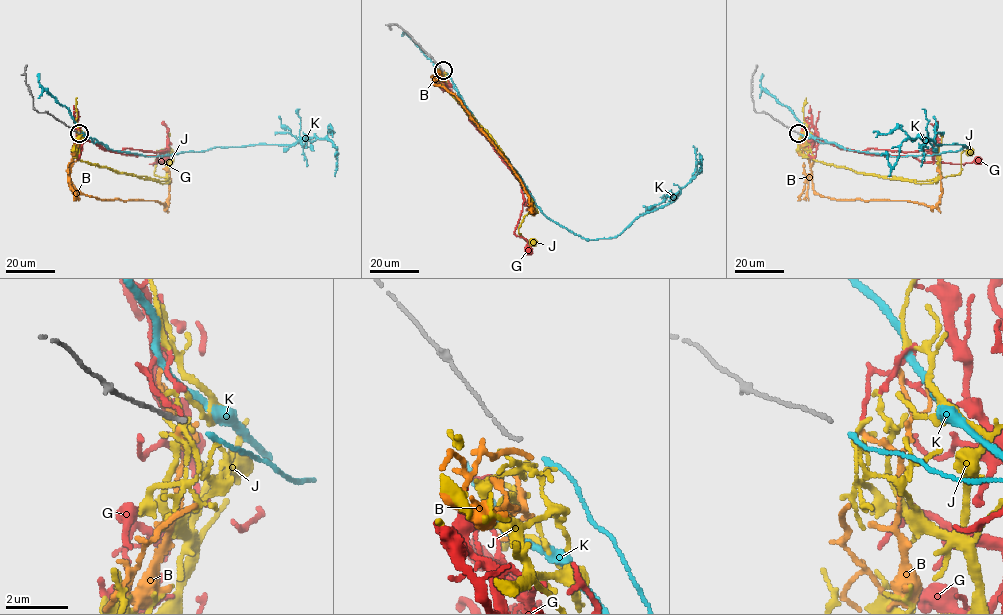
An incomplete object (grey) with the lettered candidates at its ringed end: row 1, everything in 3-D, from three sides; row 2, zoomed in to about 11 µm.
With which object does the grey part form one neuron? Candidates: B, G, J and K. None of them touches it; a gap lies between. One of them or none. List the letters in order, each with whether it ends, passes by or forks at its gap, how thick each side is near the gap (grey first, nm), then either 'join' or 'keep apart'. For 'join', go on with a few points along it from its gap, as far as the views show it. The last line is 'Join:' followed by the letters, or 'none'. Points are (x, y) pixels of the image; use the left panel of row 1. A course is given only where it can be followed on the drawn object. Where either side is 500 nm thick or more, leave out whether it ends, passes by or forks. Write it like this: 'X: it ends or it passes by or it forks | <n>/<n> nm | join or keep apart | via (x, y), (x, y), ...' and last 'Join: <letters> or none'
B: it ends | 100/140 nm | keep apart
G: it ends | 100/110 nm | keep apart
J: it passes by | 100/130 nm | keep apart
K: it ends | 100/140 nm | join | via (80, 133), (108, 149), (147, 157), (215, 147), (291, 144), (310, 137), (332, 143), (334, 155)
Join: K

